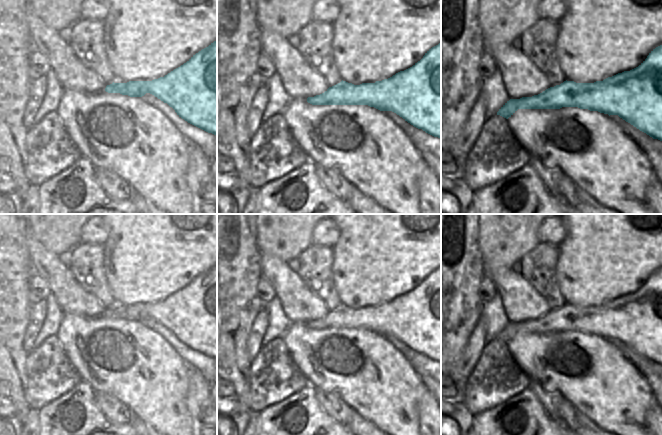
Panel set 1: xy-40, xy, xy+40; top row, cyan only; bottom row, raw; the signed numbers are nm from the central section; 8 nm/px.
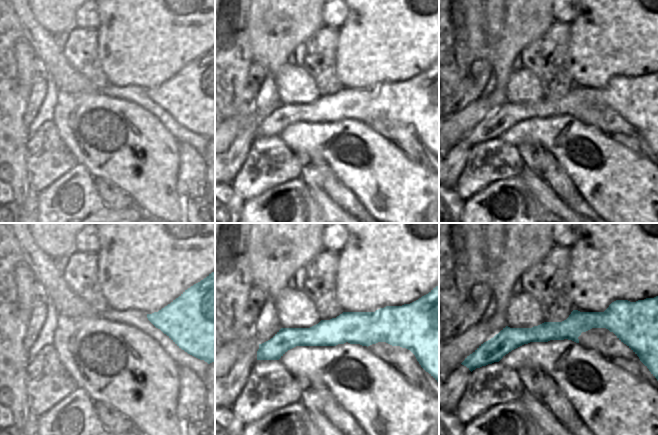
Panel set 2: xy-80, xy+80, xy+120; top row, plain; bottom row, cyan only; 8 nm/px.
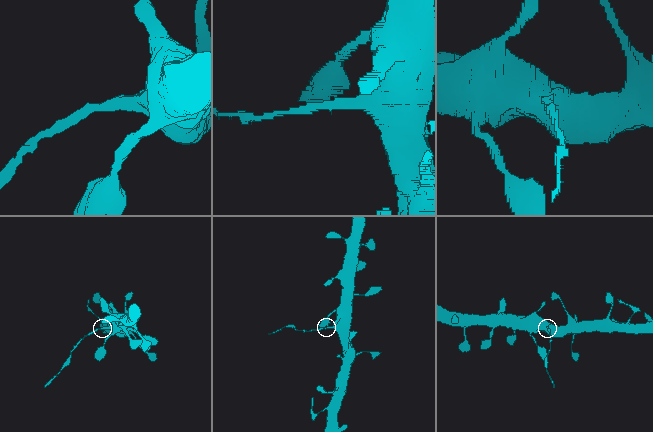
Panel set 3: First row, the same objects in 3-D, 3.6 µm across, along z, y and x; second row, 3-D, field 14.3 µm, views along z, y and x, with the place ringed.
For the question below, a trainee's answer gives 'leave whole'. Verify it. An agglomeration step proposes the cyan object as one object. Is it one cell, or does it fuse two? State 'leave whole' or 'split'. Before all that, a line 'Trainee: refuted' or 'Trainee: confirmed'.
Trainee: refuted
split

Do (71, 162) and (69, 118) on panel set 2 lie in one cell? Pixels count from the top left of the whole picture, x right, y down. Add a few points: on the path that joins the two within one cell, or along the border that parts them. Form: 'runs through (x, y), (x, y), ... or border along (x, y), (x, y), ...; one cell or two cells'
border along (58, 132), (66, 147), (79, 163); two cells

